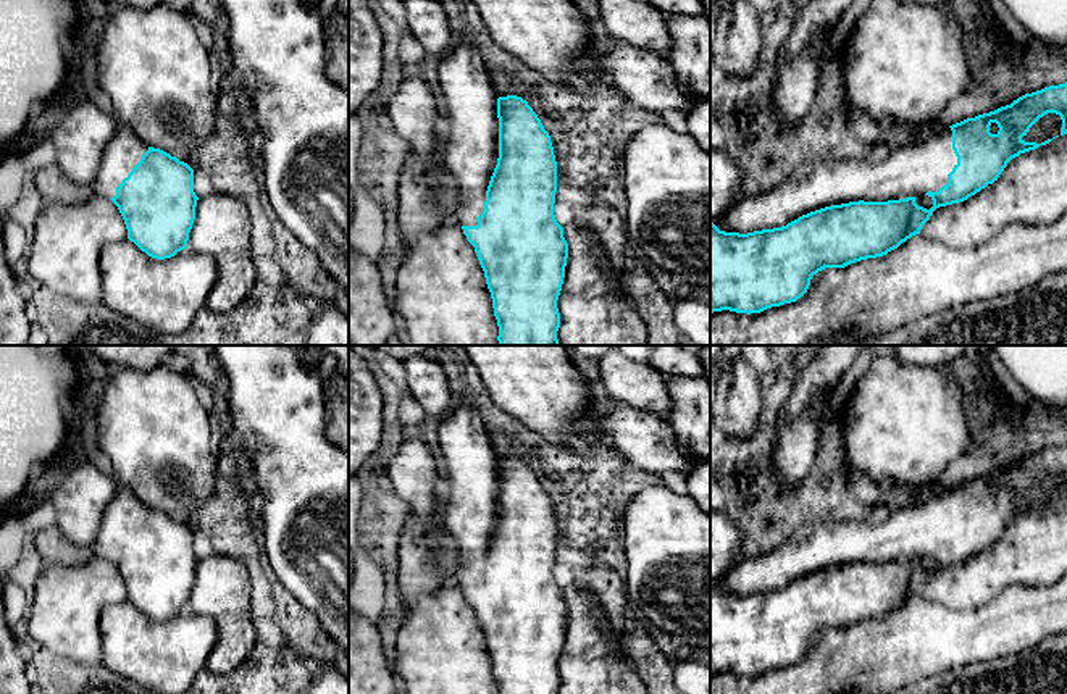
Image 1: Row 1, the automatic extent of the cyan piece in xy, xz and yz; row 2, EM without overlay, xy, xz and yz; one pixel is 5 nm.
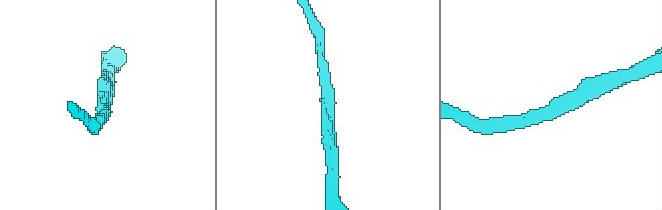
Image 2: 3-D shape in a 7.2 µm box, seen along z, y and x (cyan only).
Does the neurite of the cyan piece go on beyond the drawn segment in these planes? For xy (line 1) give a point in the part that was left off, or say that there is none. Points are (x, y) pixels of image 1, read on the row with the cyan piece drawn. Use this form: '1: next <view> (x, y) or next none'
1: next xy (125, 150)

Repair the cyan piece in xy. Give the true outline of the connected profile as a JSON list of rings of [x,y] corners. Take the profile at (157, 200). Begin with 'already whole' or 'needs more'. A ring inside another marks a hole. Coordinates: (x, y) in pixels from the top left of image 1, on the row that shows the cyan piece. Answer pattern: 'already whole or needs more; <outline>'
needs more; [[[119,124],[105,147],[92,187],[118,207],[128,239],[149,257],[165,260],[187,247],[199,200],[194,192],[194,169],[187,163],[145,145],[129,128]]]

